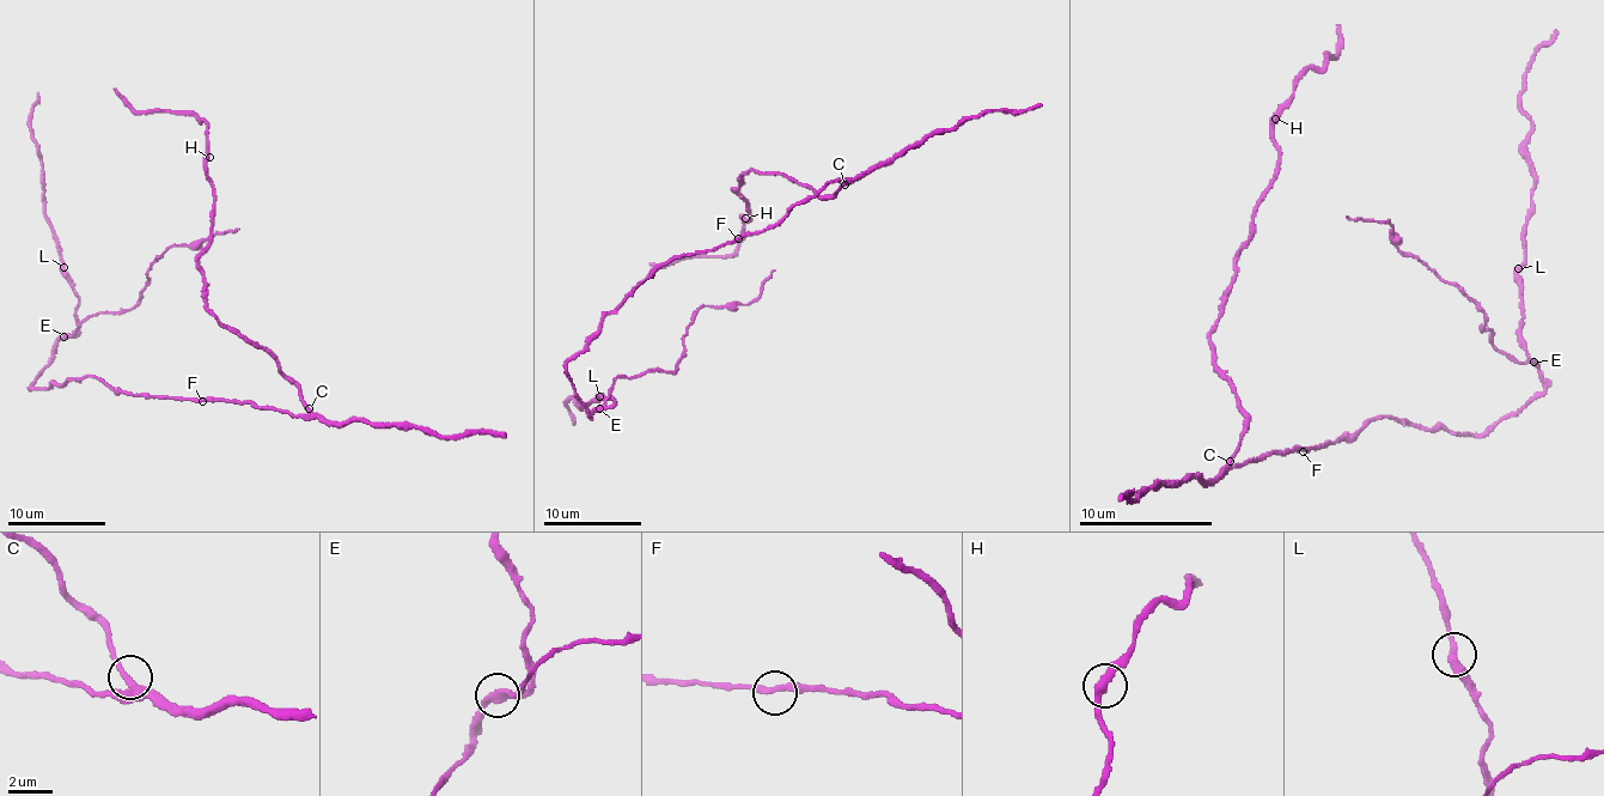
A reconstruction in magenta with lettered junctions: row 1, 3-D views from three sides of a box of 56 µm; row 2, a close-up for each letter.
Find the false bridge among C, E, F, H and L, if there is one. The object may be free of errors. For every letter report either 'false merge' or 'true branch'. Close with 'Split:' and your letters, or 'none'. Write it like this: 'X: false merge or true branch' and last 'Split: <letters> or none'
C: true branch
E: false merge
F: true branch
H: true branch
L: true branch
Split: E

